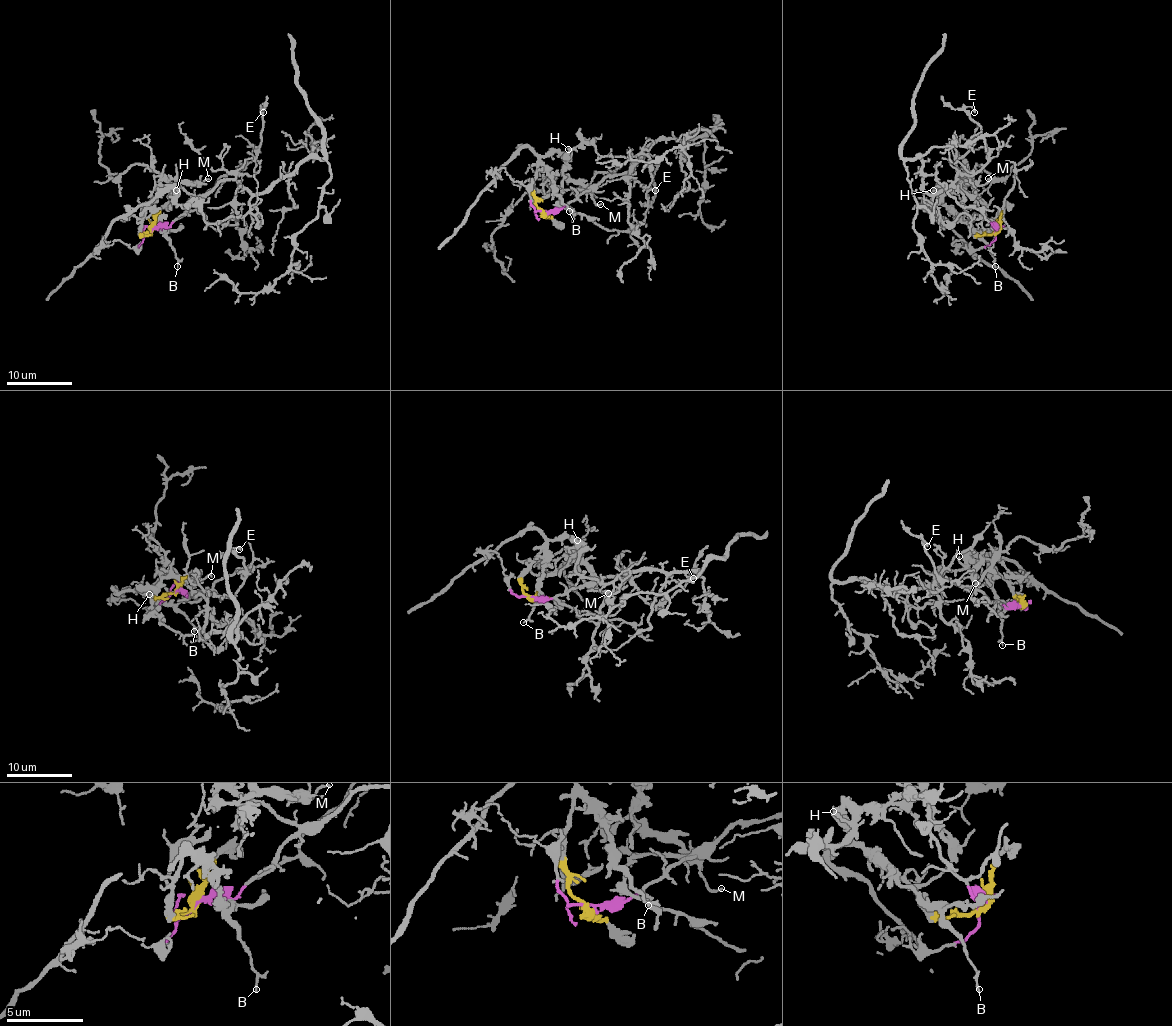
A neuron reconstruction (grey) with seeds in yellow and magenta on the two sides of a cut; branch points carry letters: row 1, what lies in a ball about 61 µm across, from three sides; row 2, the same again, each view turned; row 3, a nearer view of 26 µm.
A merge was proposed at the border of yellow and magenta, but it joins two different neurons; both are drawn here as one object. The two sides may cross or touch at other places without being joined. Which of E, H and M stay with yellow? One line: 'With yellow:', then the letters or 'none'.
With yellow: H, M

